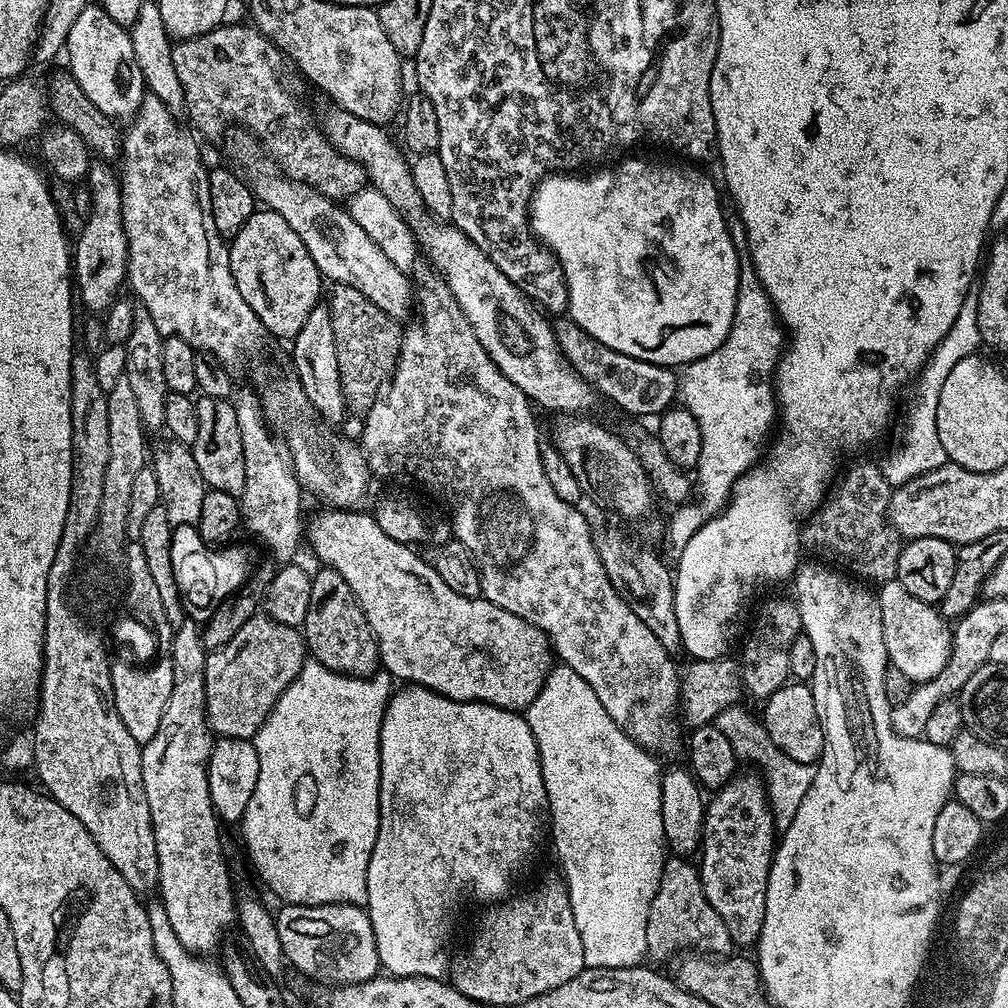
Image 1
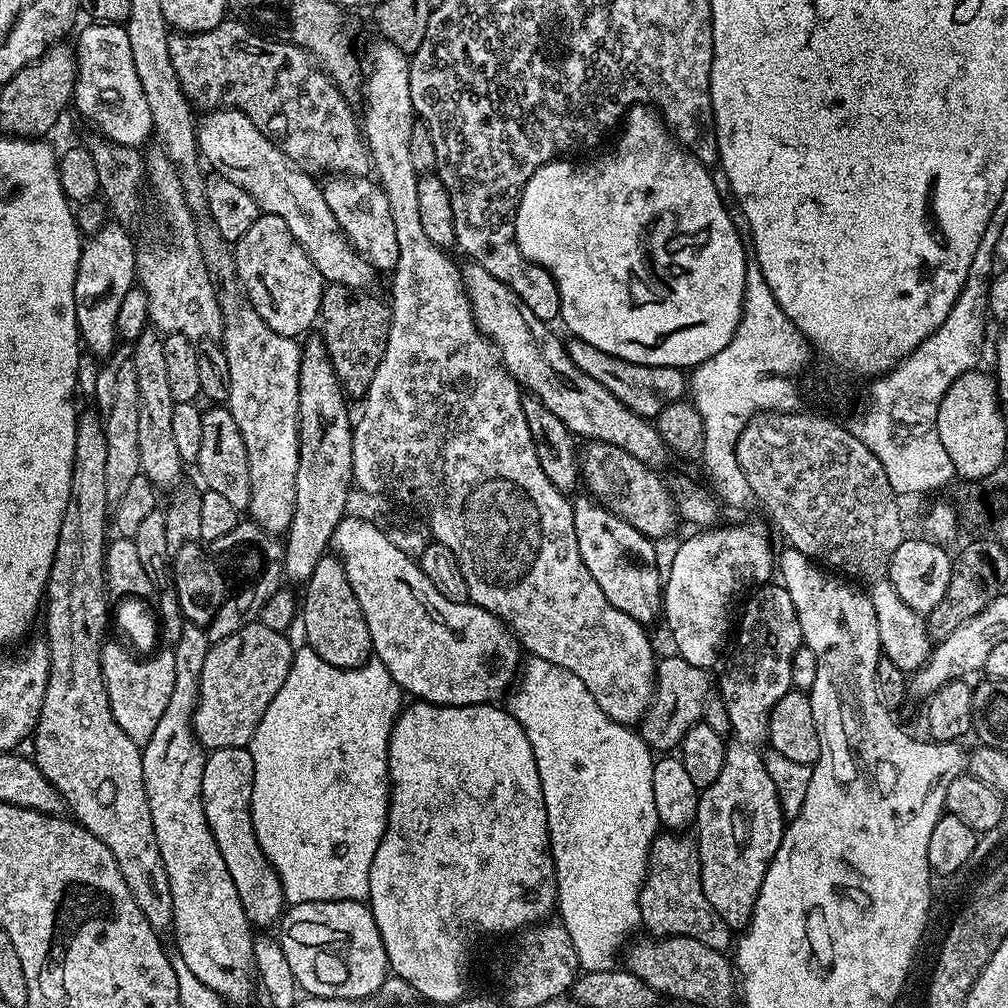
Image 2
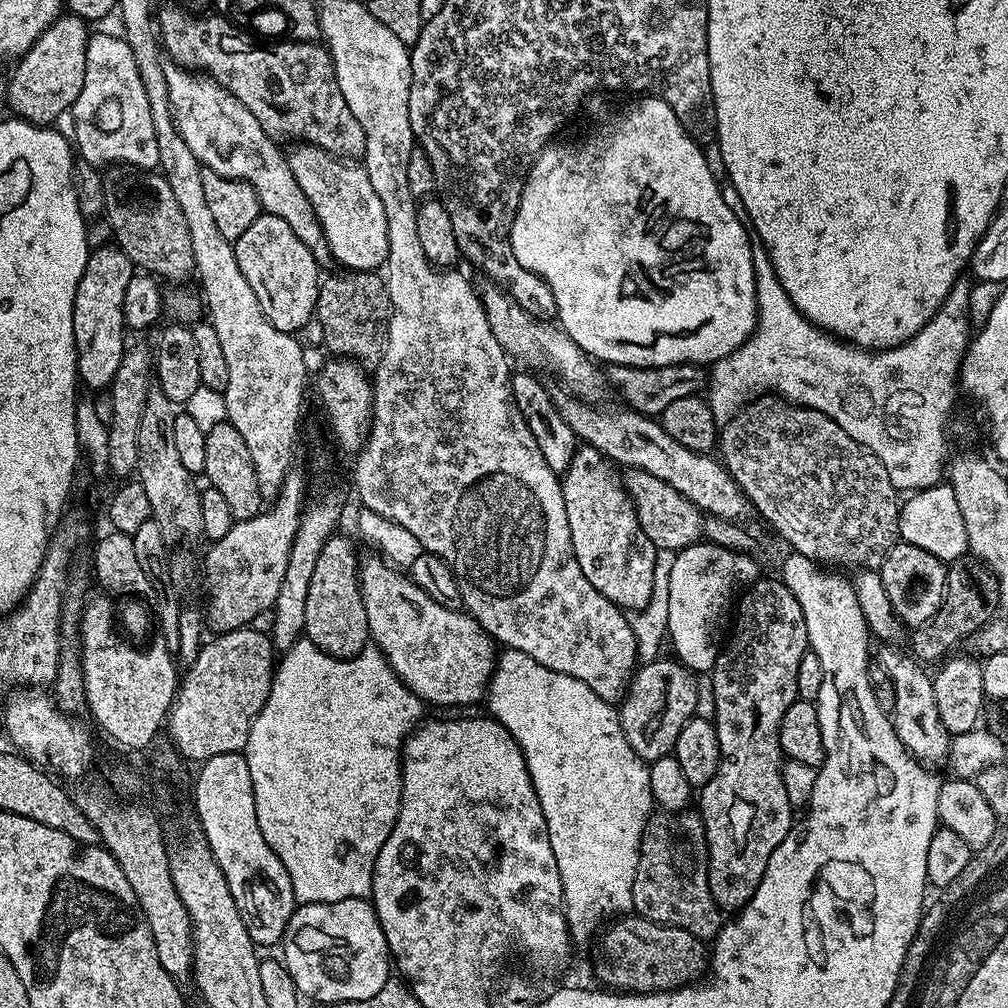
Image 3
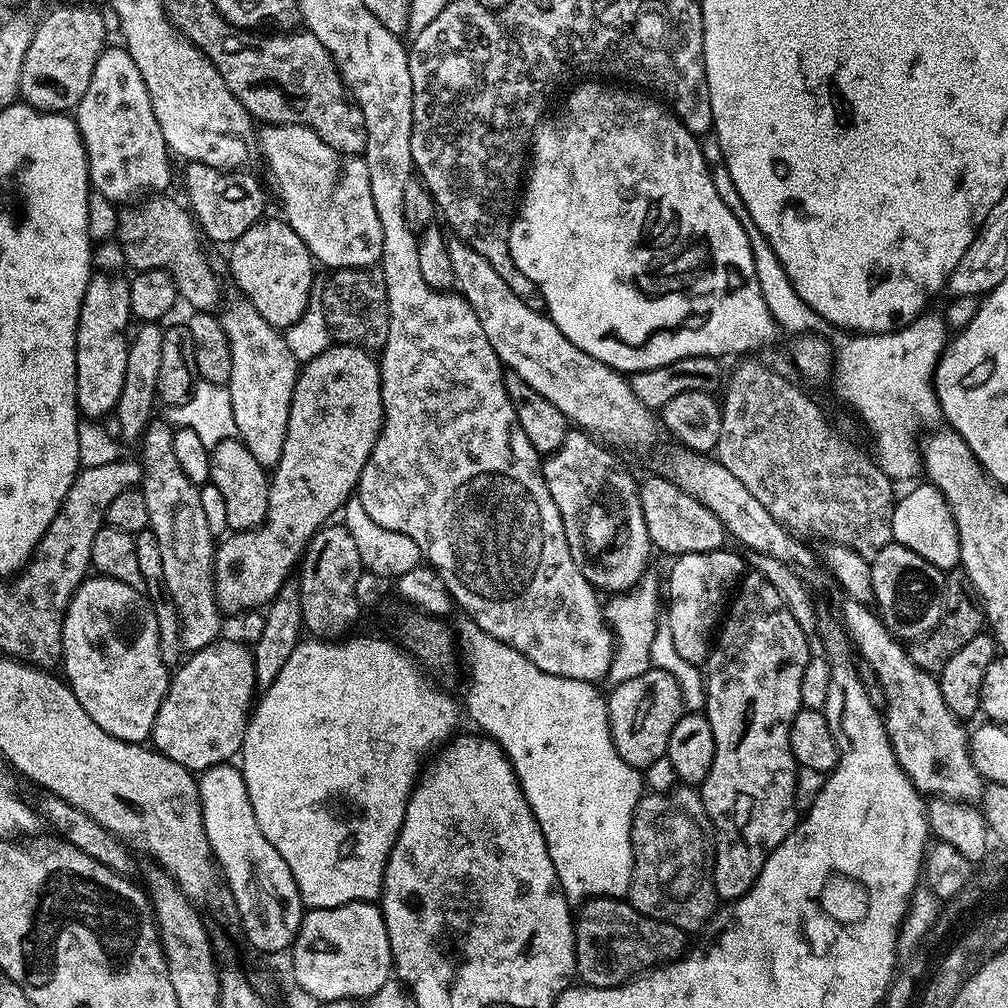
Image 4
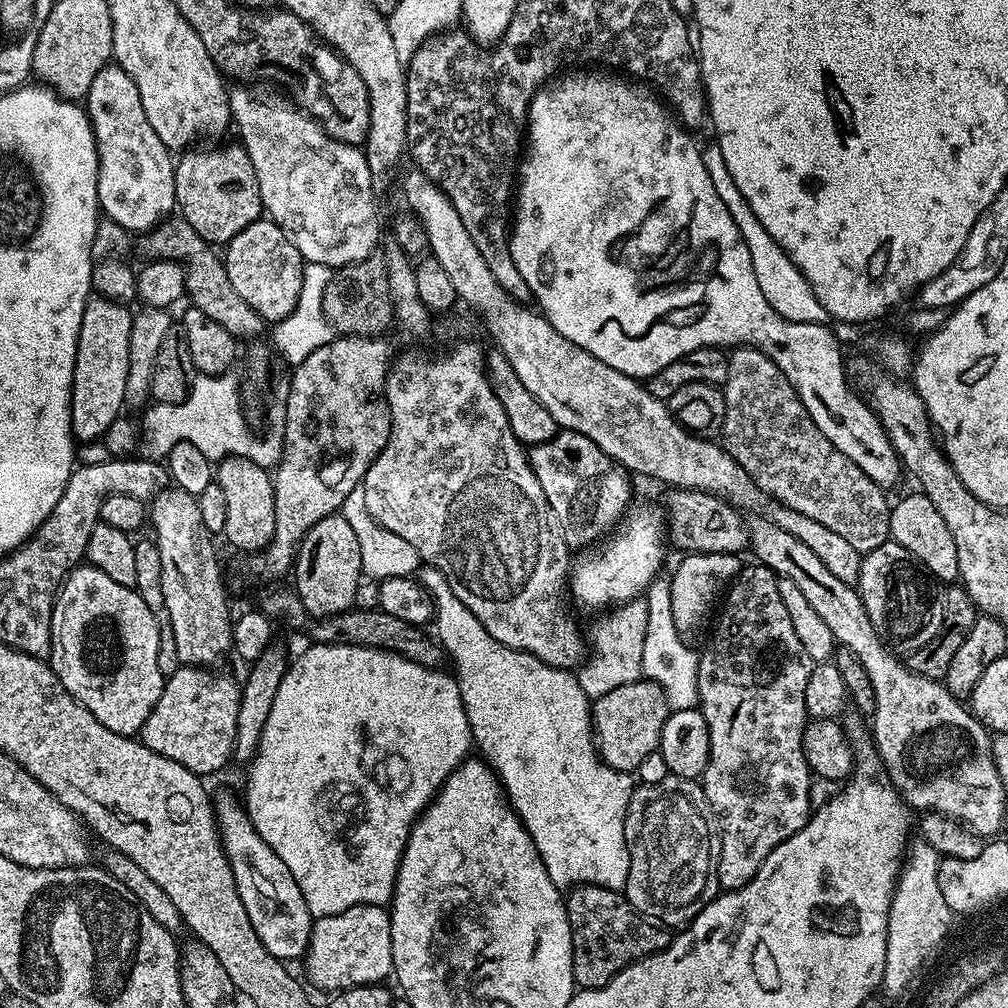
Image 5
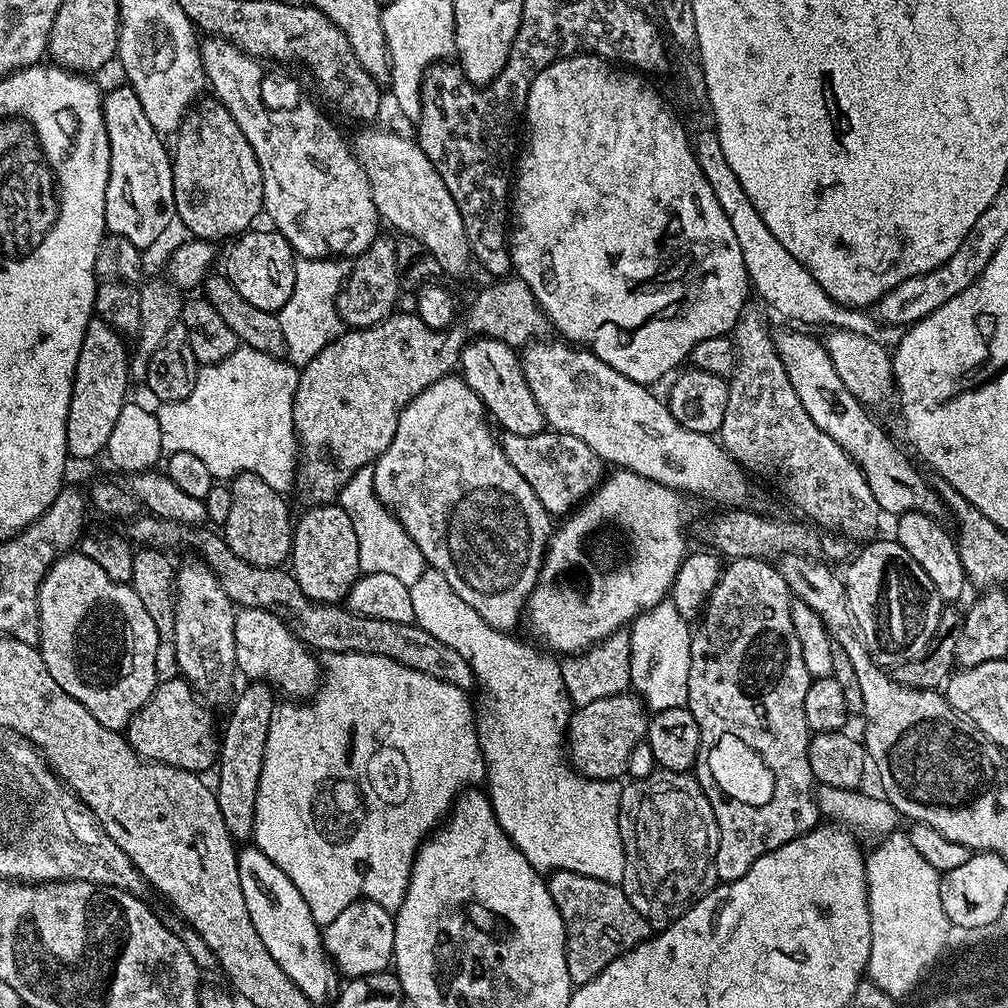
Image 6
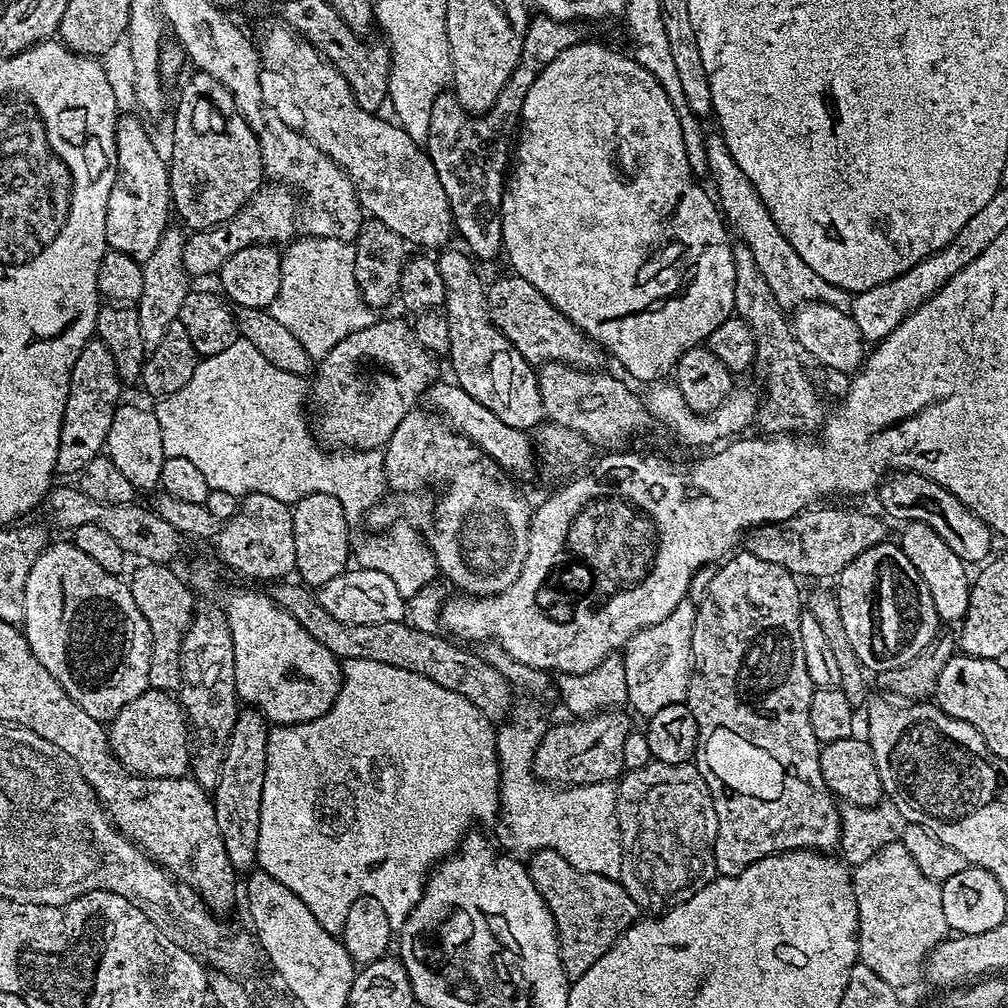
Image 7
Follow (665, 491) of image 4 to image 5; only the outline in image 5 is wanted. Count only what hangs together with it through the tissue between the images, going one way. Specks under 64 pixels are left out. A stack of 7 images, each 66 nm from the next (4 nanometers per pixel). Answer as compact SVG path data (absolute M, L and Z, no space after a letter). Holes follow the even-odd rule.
M672 488L666 507L666 536L671 547L681 548L686 554L740 554L750 544L750 528L739 511L727 500L708 492L695 492L689 488Z

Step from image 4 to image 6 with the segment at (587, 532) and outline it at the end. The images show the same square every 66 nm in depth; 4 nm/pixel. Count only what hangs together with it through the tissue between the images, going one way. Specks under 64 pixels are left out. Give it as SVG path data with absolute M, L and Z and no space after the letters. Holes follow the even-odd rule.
M545 430L538 434L504 432L502 443L506 458L510 458L510 464L522 474L522 478L526 478L526 482L530 482L534 494L538 494L542 506L549 514L567 513L573 507L572 500L586 500L600 487L606 475L605 461L594 454L594 450L590 450L582 438L574 438L574 434L555 430Z

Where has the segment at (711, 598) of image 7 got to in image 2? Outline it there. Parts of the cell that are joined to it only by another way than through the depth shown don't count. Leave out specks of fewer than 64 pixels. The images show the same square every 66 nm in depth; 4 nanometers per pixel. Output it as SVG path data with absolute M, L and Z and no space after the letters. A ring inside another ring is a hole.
M769 582L759 585L747 599L743 601L744 617L741 620L739 617L738 620L738 631L735 633L736 649L732 652L732 661L729 662L728 669L721 674L720 680L718 676L718 696L724 701L731 728L730 739L724 749L722 774L718 774L718 778L714 778L714 782L710 782L710 786L701 791L694 825L694 836L700 850L702 890L710 906L718 910L722 922L726 922L733 930L748 927L754 914L754 906L758 902L758 890L762 890L766 870L784 837L786 817L780 805L778 790L775 789L774 781L767 770L765 753L770 714L778 698L793 691L790 662L794 662L794 654L801 648L804 638L798 622L798 610L794 610L794 598L790 598L783 583Z

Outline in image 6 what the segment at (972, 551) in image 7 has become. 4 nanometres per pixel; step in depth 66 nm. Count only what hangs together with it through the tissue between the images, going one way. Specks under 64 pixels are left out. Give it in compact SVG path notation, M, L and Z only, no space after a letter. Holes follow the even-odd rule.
M808 330L796 331L800 332L777 331L774 336L790 386L794 386L794 394L798 394L802 406L806 406L806 414L814 418L814 426L830 434L830 438L834 438L834 442L838 442L844 453L860 467L881 513L888 515L889 512L892 518L900 517L905 512L921 512L935 518L945 515L943 500L935 487L927 484L923 474L908 461L909 453L898 448L867 413L865 405L854 398L850 390L846 390L846 382L838 378L838 370L834 370L834 362L830 362L823 339L819 335L811 336Z

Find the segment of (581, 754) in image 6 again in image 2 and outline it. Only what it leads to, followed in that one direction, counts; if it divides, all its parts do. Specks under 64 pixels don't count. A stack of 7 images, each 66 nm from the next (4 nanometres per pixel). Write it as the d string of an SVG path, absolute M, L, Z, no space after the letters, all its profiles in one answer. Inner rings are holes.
M669 654L656 665L656 690L652 703L638 725L640 737L656 754L668 754L679 749L685 734L704 719L704 708L714 692L714 680L709 669L690 666L682 657Z

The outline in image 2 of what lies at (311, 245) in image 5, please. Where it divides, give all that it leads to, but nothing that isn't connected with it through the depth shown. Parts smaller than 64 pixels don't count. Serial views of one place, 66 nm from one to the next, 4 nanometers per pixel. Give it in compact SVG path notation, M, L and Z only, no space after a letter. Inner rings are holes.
M332 174L325 180L328 181L322 184L322 191L326 206L330 206L330 214L334 214L344 237L377 270L384 270L384 268L388 268L387 270L395 269L398 262L398 238L394 238L394 217L390 215L390 202L386 202L386 194L380 189L379 183L368 176L346 176L343 174Z

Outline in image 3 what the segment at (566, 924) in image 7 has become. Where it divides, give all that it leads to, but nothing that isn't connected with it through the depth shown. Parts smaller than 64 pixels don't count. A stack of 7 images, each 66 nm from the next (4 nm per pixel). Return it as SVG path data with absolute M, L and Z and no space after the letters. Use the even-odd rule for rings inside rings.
M635 914L613 919L599 933L595 944L596 961L592 968L604 983L601 985L628 994L671 992L673 988L699 981L710 968L710 952L705 941L690 934L690 930L659 924Z

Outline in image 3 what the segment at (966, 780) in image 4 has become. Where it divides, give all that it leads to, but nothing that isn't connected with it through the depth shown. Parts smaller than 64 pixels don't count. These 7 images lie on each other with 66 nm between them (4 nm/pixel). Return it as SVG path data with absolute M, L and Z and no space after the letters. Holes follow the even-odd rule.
M884 646L880 652L880 664L892 683L891 722L896 727L902 746L925 766L936 766L939 760L947 761L950 756L950 737L942 718L938 718L938 708L934 706L934 686L932 676L924 673L921 661L907 651L899 652L896 646Z

